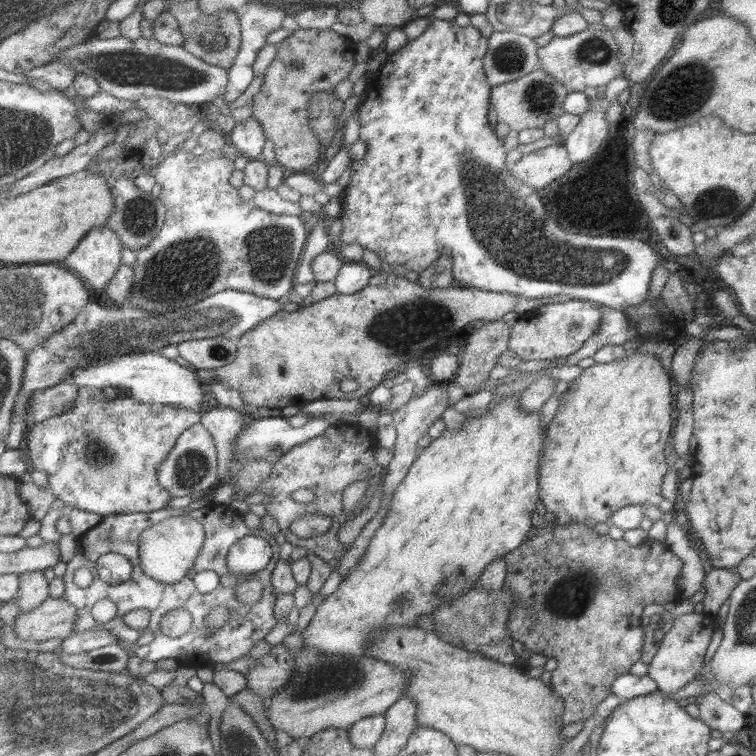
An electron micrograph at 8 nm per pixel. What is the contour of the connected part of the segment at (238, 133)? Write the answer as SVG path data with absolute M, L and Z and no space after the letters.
M251 116L236 124L229 137L240 154L251 159L262 158L267 139L259 119Z

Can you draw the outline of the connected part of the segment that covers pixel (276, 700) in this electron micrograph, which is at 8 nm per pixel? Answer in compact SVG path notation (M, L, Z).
M305 648L297 653L297 662L295 666L295 674L291 678L290 685L284 687L282 692L279 692L273 696L269 701L267 701L267 713L269 713L269 720L272 726L275 726L278 735L285 736L287 739L297 739L297 738L311 738L315 734L320 733L322 730L327 729L347 729L351 728L356 722L361 719L372 717L373 715L386 713L391 706L395 705L397 701L400 701L405 697L405 692L407 692L410 683L412 682L412 675L409 671L403 671L403 669L391 665L387 661L379 660L371 656L335 656L335 654L321 654L313 648Z

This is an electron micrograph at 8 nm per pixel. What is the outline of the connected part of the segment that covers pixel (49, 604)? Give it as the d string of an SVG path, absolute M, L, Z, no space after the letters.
M49 597L33 612L20 612L13 630L18 638L41 642L57 638L64 640L73 634L77 624L77 607L64 597Z

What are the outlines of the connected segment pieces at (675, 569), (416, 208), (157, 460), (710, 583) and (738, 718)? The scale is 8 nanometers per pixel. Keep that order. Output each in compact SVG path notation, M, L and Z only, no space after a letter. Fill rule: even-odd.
M569 523L569 525L553 524L549 529L545 524L540 527L531 527L525 541L512 553L503 555L505 558L506 573L504 583L502 584L505 590L509 590L509 594L516 595L516 604L513 609L513 614L508 620L508 632L510 637L523 643L523 649L532 653L542 653L546 658L554 658L556 660L556 668L552 670L549 686L551 691L561 697L563 701L563 710L561 710L561 718L557 720L557 725L561 726L571 724L572 722L585 722L585 719L592 715L597 704L605 698L611 690L612 683L619 677L629 672L629 666L636 660L640 659L640 650L643 646L644 633L641 625L641 610L645 605L657 603L660 605L666 602L676 603L680 600L677 588L677 577L681 572L682 560L672 554L664 542L657 540L647 540L639 546L630 546L625 540L611 540L610 537L600 536L596 534L591 527L582 525L581 523Z
M430 15L431 23L427 30L417 39L409 40L407 44L389 55L380 66L378 76L375 76L365 87L366 98L364 103L355 109L359 120L359 139L365 142L367 151L363 158L355 160L351 156L350 182L344 189L342 214L343 225L339 236L339 247L351 243L359 243L368 250L375 252L387 264L400 264L407 270L417 274L427 270L435 260L443 254L449 254L455 259L453 275L455 284L463 287L473 287L491 292L511 293L525 299L538 299L543 297L565 296L571 299L592 301L593 303L624 312L627 306L638 305L646 299L649 290L649 280L653 269L659 264L657 252L643 240L631 237L614 238L611 236L585 236L585 234L569 234L567 230L557 226L545 212L539 196L531 186L525 186L513 178L505 162L505 149L503 140L493 134L487 126L487 110L489 110L489 84L481 70L481 58L488 50L488 39L472 25L461 27L455 21L441 20Z
M80 387L77 404L60 416L33 424L27 438L32 469L48 475L52 499L61 499L78 508L106 517L119 513L150 513L165 508L173 495L160 484L159 472L179 438L202 422L204 412L186 410L176 405L141 403L135 398L109 400L102 389Z
M727 568L707 569L705 579L703 579L705 593L703 599L700 600L703 612L710 613L715 617L719 607L729 598L739 579L741 578L736 570L727 570Z
M713 691L705 693L698 703L698 719L710 729L736 733L745 724L745 714L721 700Z

